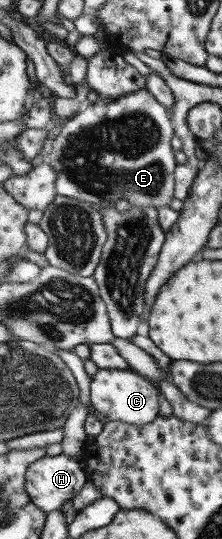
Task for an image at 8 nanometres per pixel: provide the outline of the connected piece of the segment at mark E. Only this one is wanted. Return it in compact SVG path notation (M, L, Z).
M138 91L118 99L99 97L86 109L68 118L54 140L47 162L57 171L57 194L77 198L91 204L105 205L110 201L127 199L136 206L154 206L167 211L175 197L176 168L175 150L171 140L176 135L171 112L150 92Z

